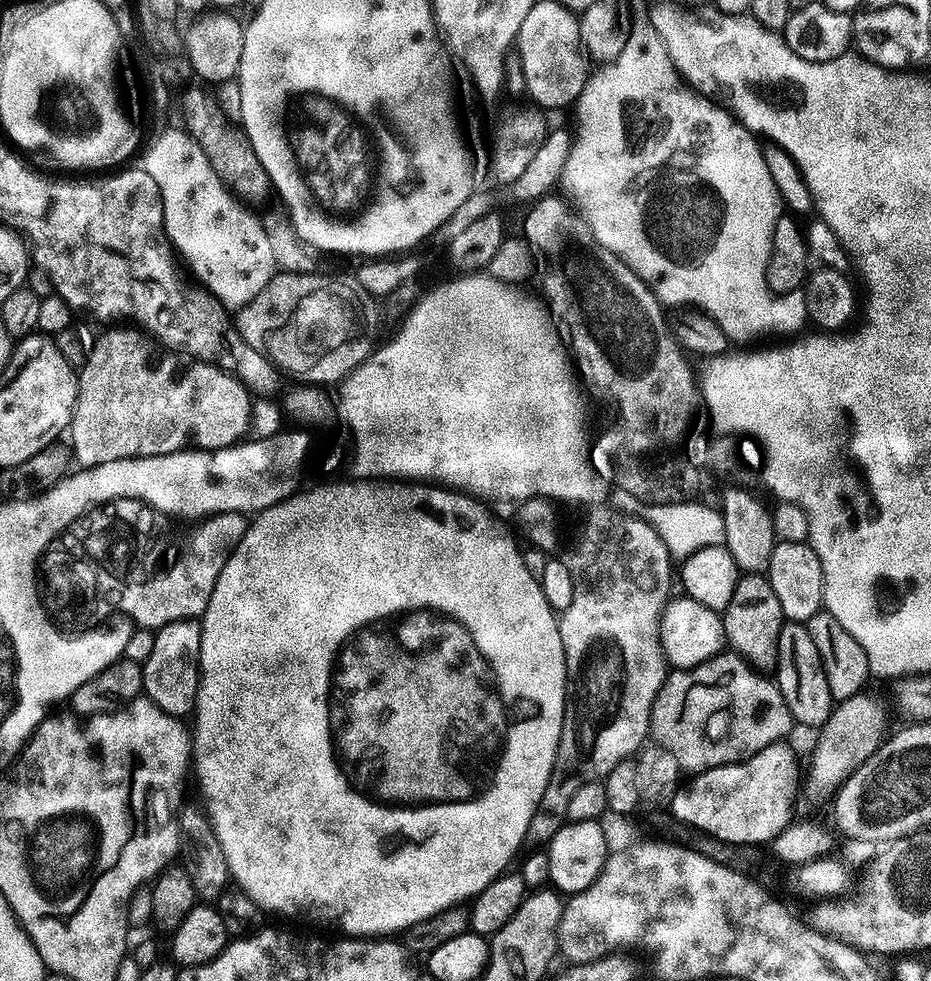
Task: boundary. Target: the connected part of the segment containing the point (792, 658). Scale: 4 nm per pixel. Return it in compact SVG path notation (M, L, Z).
M786 622L782 626L778 634L774 679L795 723L821 726L827 722L834 707L830 684L826 682L826 670L822 666L822 658L818 658L814 638L810 638L803 623Z

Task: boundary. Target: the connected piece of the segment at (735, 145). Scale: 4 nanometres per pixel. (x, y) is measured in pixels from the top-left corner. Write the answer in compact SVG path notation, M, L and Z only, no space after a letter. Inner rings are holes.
M641 34L638 38L628 38L627 50L617 60L605 63L601 72L593 71L588 78L588 85L580 95L578 108L587 115L581 136L568 155L562 177L563 187L576 192L584 203L588 225L592 227L594 238L606 250L625 260L640 278L645 280L650 291L665 306L680 308L683 304L693 304L693 309L714 320L725 333L729 341L756 340L759 336L788 336L796 332L804 323L808 324L808 298L803 291L773 292L768 285L768 263L772 257L772 239L774 226L782 215L782 201L778 186L770 176L770 169L764 157L761 141L736 119L727 107L719 108L712 100L699 96L694 89L688 88L680 77L678 69L665 66L666 62L660 46L661 37L656 34Z

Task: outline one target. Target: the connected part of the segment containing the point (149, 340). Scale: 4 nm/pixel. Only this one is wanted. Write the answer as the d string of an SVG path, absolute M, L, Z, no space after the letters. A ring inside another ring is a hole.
M112 326L109 332L104 332L100 337L97 338L96 341L91 342L90 347L87 349L87 360L83 367L79 369L78 372L78 383L76 386L76 409L72 411L72 423L70 425L70 436L72 432L72 440L70 439L70 447L72 449L72 454L75 460L75 463L79 465L80 468L93 468L94 466L98 466L102 462L118 462L122 458L138 458L139 456L165 456L166 454L170 454L171 452L178 452L189 447L188 444L193 440L195 447L200 450L211 450L214 448L230 448L233 444L243 441L245 437L249 435L250 425L252 422L252 406L254 403L253 397L250 395L247 388L244 387L243 384L240 383L239 380L236 379L235 376L232 375L231 372L224 371L223 368L217 367L215 364L209 362L192 362L194 364L190 365L189 368L180 369L180 360L179 355L173 354L168 350L160 350L162 352L156 352L156 348L158 349L158 344L155 339L148 332L141 330L139 327L131 326L132 328L114 328L118 326Z

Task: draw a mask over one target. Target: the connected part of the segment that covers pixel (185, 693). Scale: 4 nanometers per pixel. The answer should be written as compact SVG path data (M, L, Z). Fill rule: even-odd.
M179 620L155 629L154 647L150 658L142 665L144 669L143 695L166 714L184 718L195 709L196 695L200 685L200 651L202 634L196 620Z

